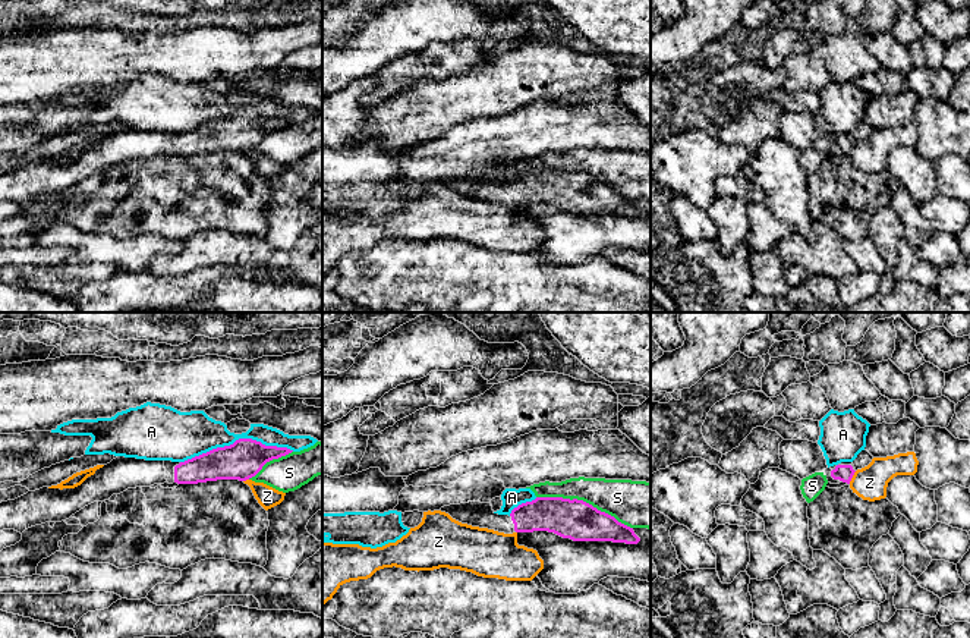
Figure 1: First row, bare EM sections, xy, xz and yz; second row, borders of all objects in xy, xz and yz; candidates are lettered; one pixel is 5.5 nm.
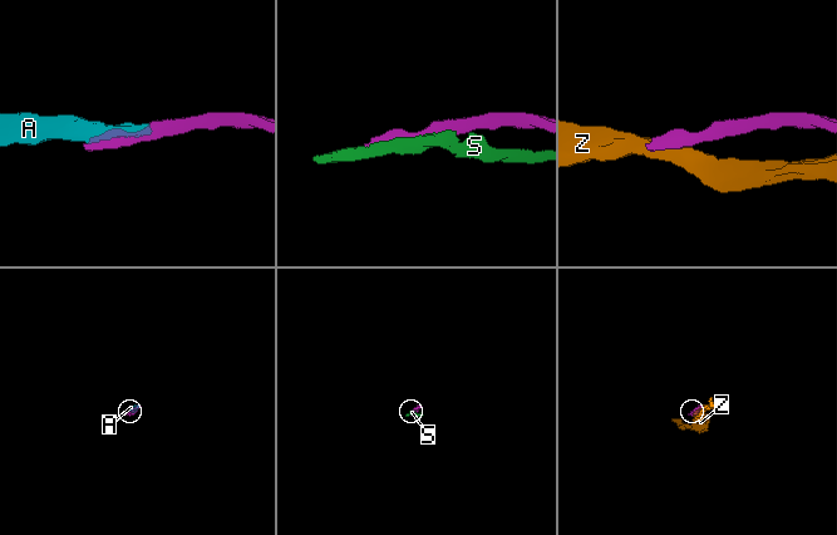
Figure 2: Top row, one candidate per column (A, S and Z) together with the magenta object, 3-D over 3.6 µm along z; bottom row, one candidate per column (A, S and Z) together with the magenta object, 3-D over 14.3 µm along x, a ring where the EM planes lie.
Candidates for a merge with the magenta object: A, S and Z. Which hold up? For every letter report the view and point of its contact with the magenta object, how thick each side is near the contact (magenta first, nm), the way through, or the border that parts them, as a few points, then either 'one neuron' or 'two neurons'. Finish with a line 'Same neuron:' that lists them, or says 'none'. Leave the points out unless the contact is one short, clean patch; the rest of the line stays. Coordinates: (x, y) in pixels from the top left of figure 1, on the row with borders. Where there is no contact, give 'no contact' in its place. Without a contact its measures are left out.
A: xy (236, 440) | 220/240 nm | two neurons
S: xz (585, 502) | 220/240 nm | two neurons
Z: yz (852, 477) | 100/190 nm | two neurons
Same neuron: none

